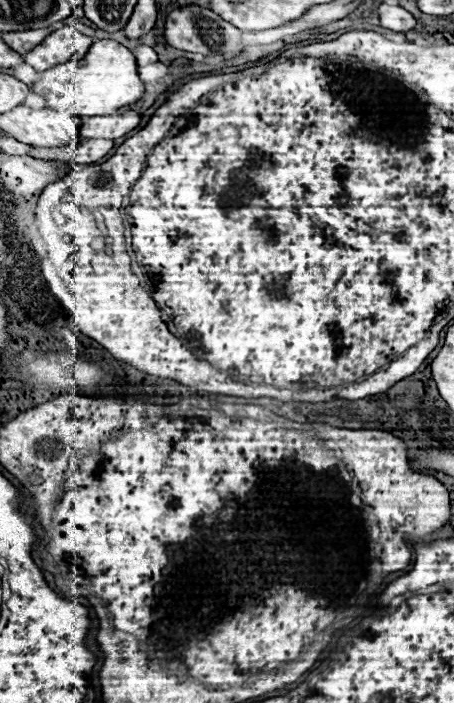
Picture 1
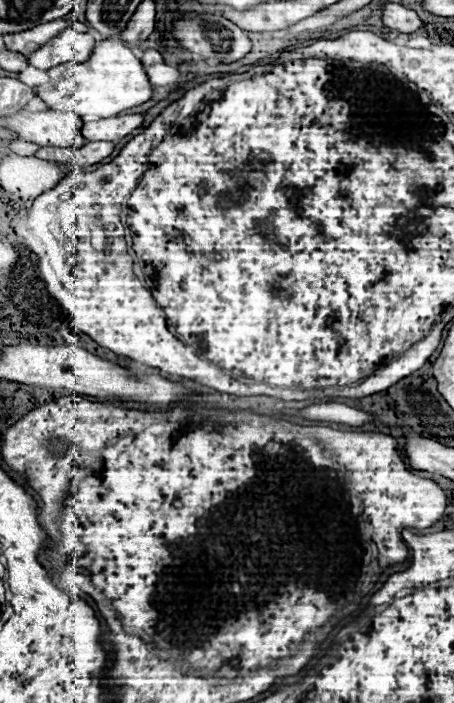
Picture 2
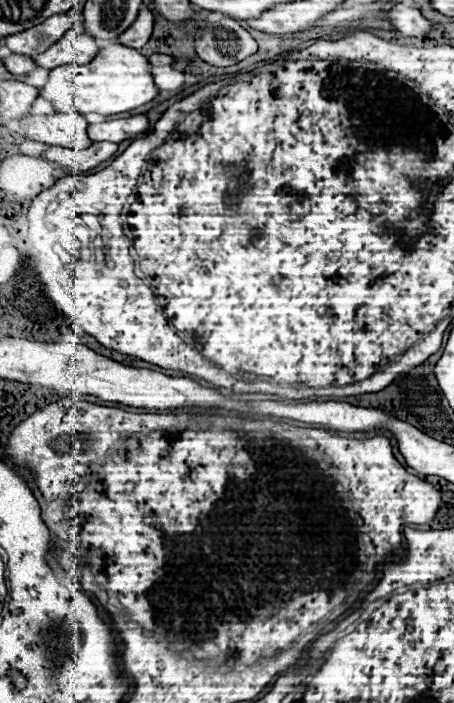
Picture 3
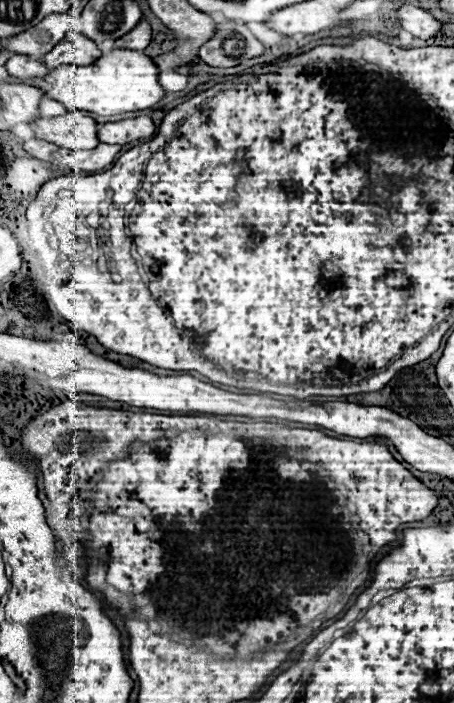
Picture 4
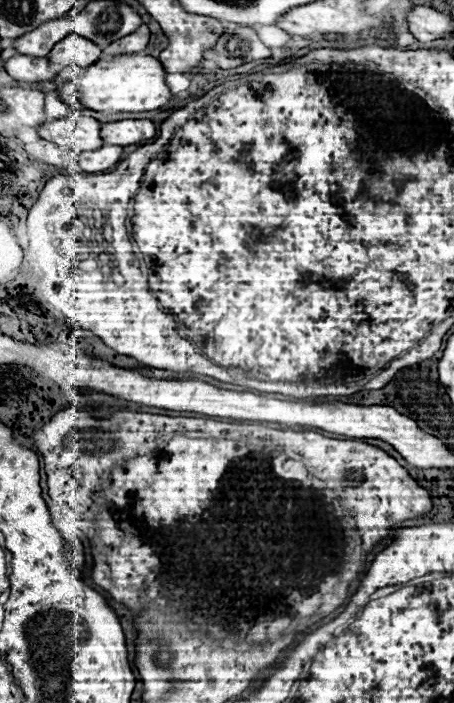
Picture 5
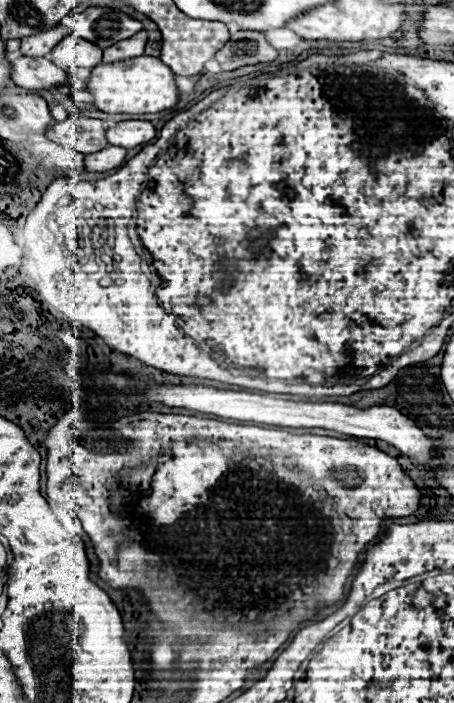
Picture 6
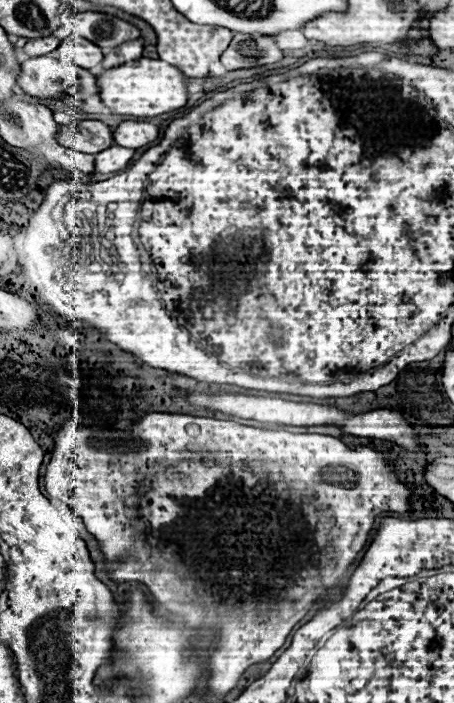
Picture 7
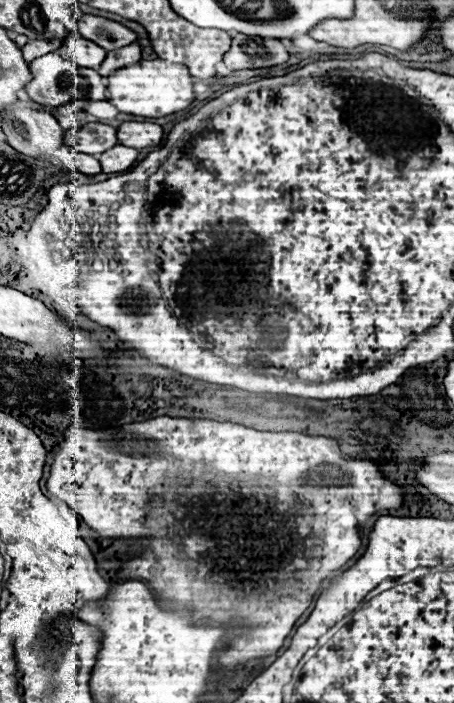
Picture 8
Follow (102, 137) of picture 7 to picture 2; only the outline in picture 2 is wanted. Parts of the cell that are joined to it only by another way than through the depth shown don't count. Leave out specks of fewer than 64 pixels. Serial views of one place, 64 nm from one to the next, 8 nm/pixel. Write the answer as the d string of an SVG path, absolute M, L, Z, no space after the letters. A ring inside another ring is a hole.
M20 110L18 114L6 118L6 126L16 132L22 140L34 142L40 146L74 146L80 148L86 144L82 138L82 118L76 114L64 112L28 112Z

